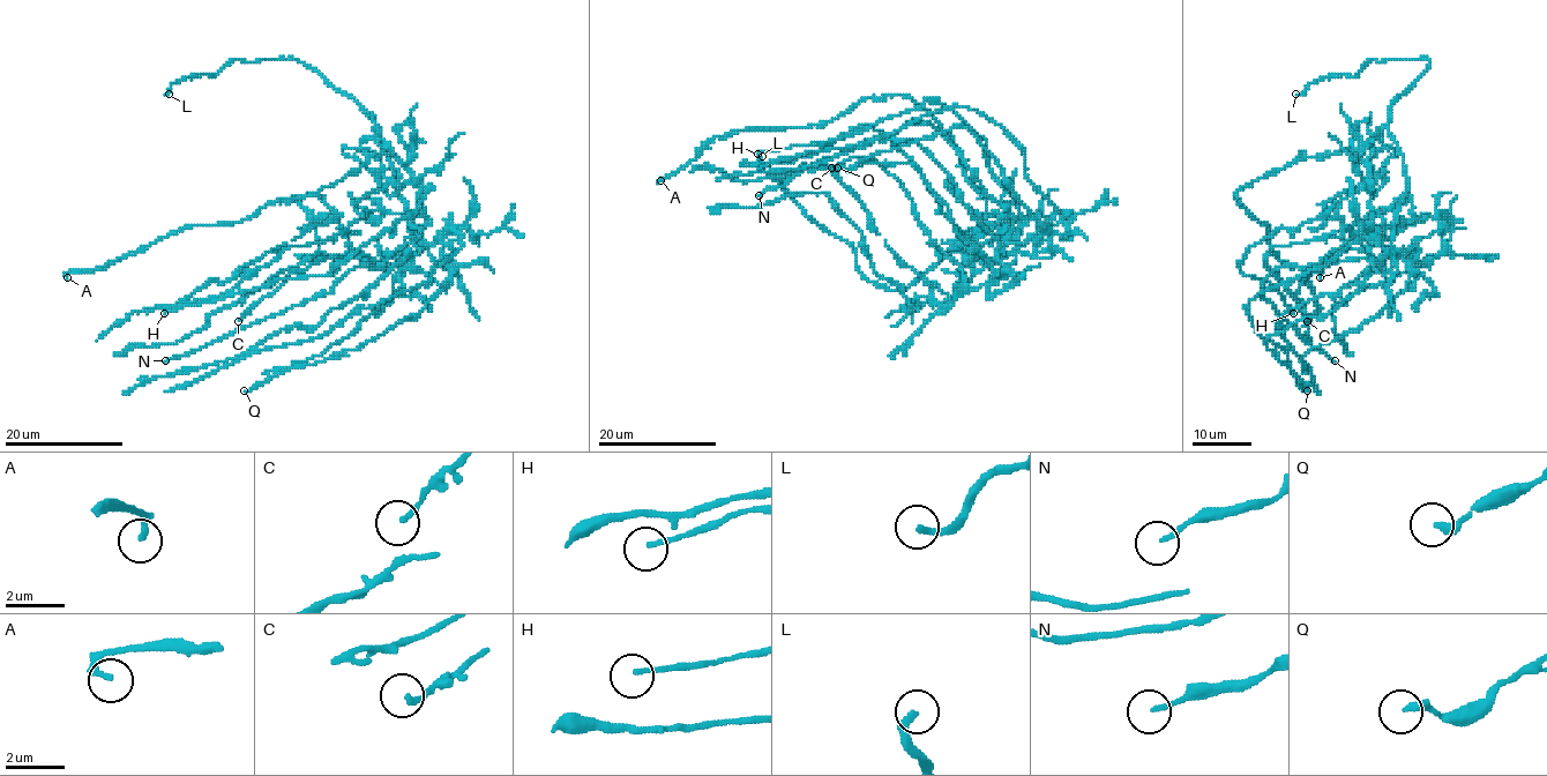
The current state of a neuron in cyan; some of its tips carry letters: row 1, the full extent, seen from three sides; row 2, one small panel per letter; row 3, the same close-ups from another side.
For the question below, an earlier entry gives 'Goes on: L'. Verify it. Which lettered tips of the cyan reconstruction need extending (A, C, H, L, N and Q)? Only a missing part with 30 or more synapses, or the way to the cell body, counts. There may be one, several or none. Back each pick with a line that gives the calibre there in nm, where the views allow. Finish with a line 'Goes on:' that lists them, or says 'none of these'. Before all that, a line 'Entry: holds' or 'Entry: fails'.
Entry: holds
L: Thickness 240 nm
Goes on: L

